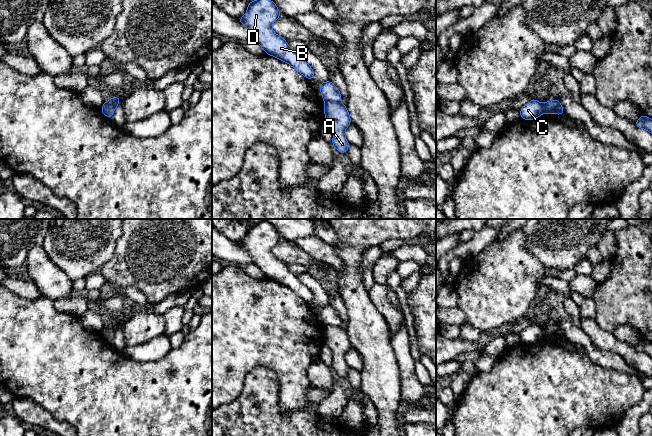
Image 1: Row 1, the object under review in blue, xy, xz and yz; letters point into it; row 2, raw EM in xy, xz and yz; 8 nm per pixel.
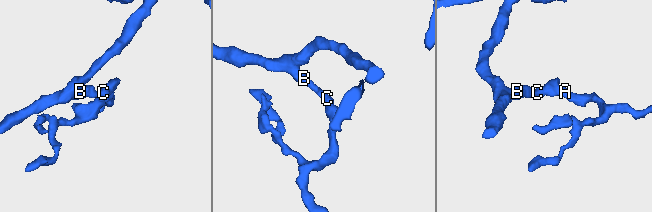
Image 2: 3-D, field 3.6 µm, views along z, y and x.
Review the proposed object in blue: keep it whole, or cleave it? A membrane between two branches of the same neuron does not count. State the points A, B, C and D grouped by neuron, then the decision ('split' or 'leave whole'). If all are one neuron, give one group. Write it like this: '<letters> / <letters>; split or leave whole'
A / B C D; split

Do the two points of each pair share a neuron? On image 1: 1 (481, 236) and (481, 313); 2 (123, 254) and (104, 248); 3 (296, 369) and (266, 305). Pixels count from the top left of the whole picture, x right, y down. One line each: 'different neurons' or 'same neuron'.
1: different neurons
2: different neurons
3: same neuron

